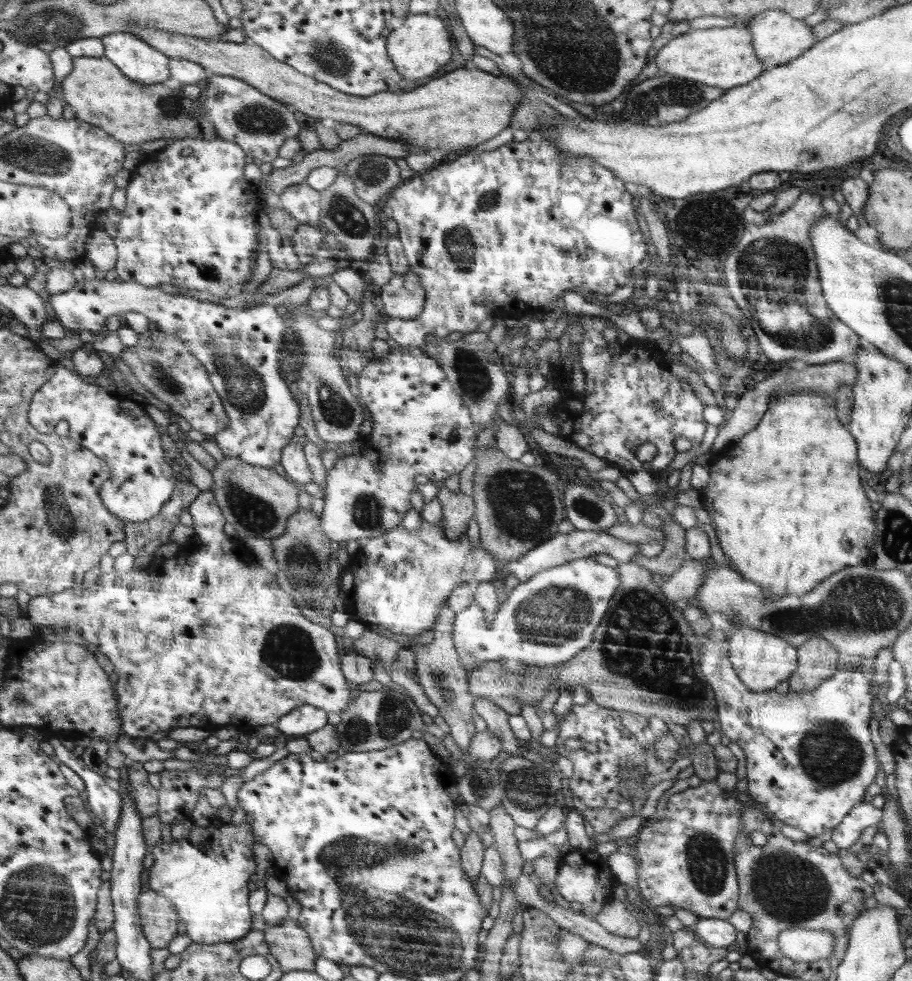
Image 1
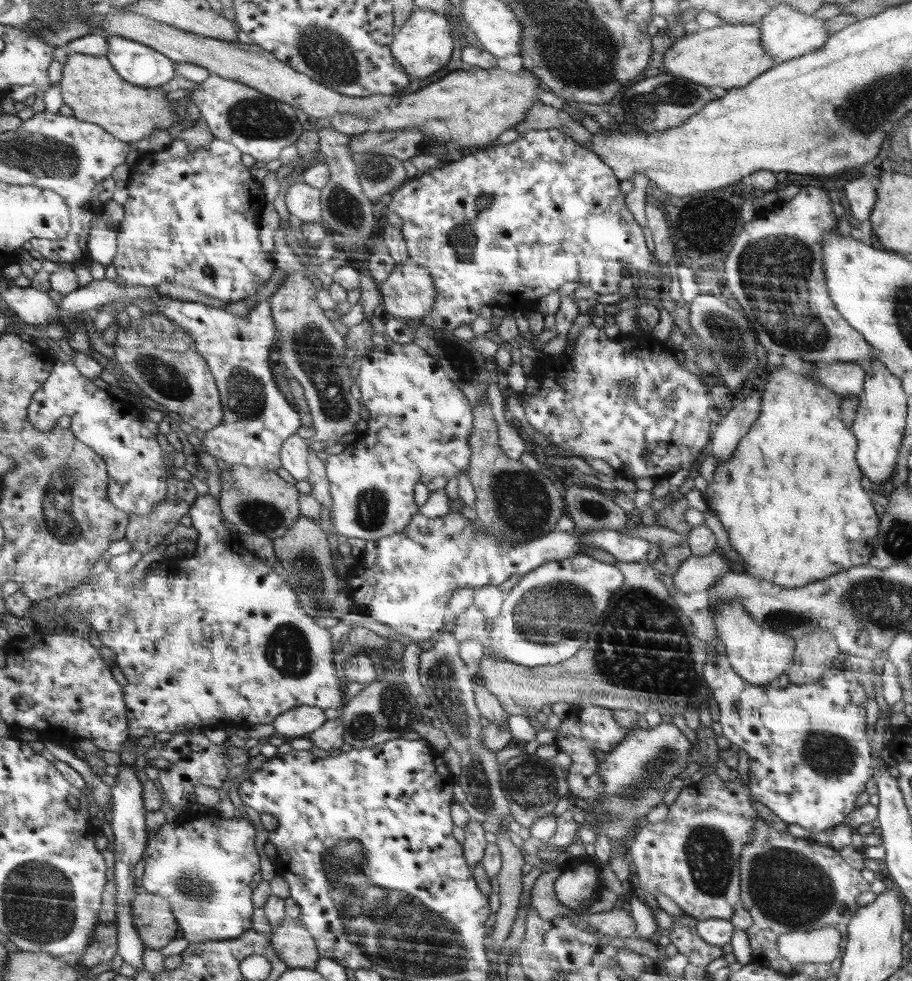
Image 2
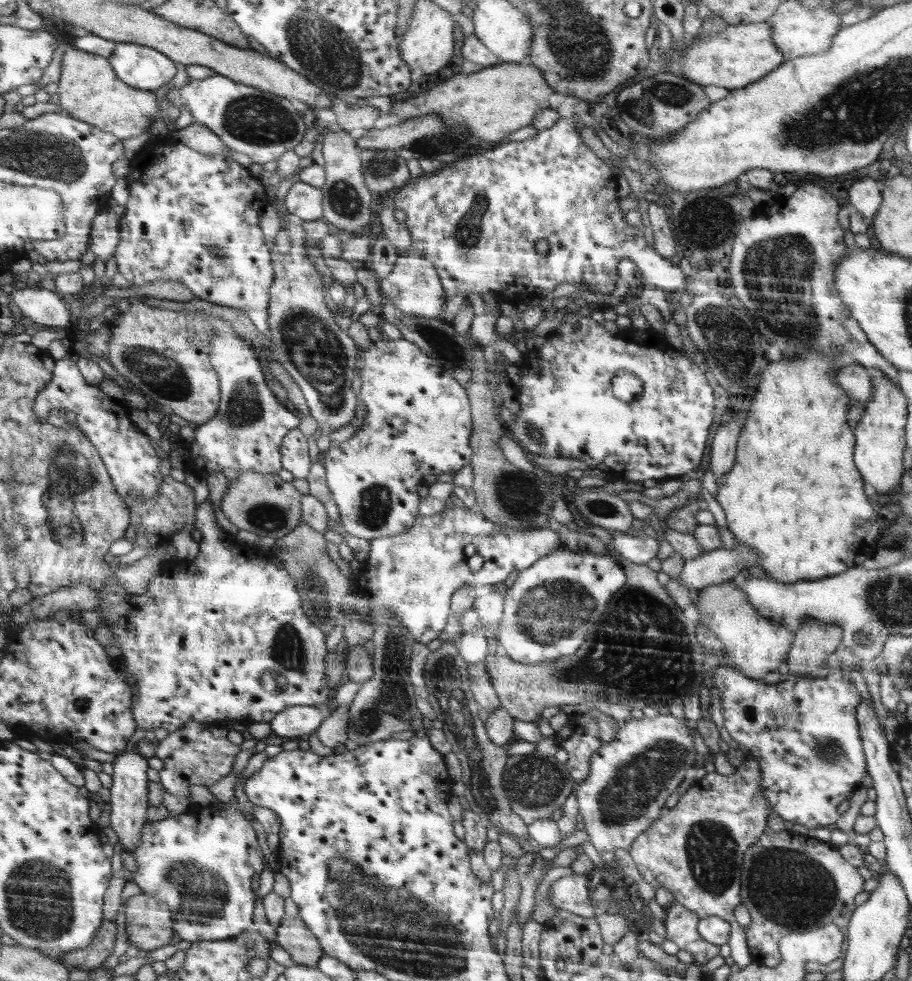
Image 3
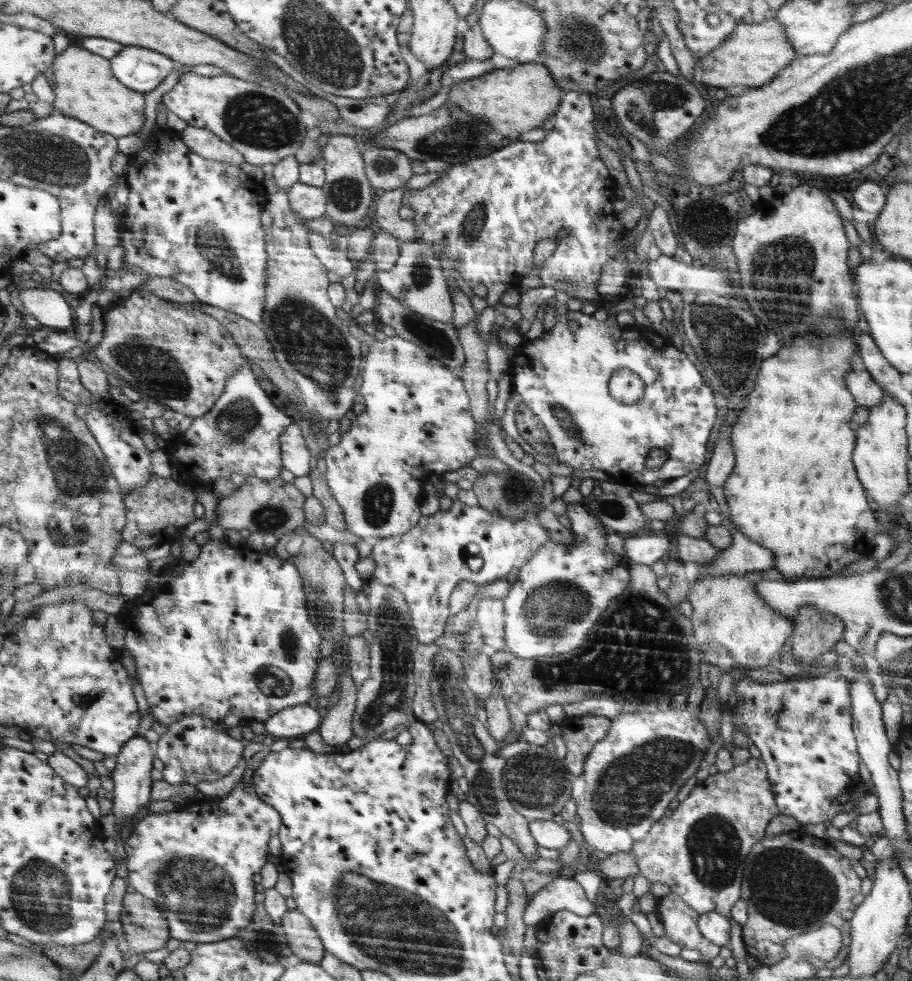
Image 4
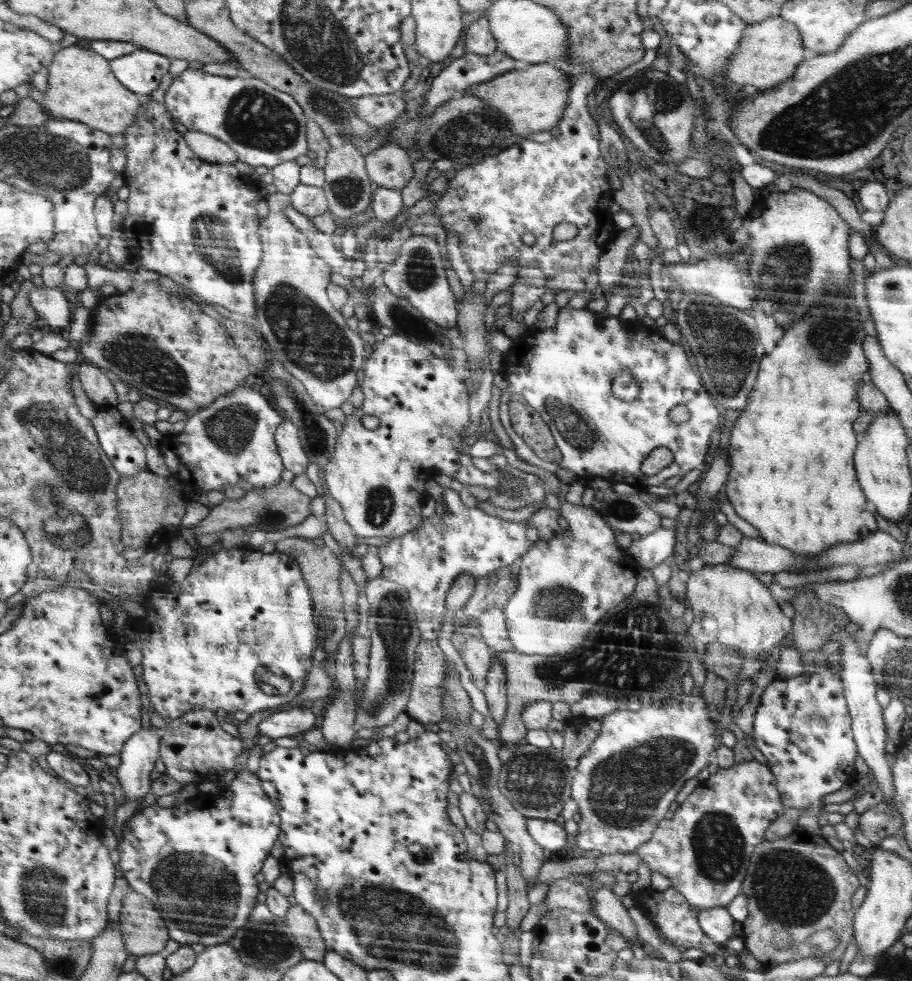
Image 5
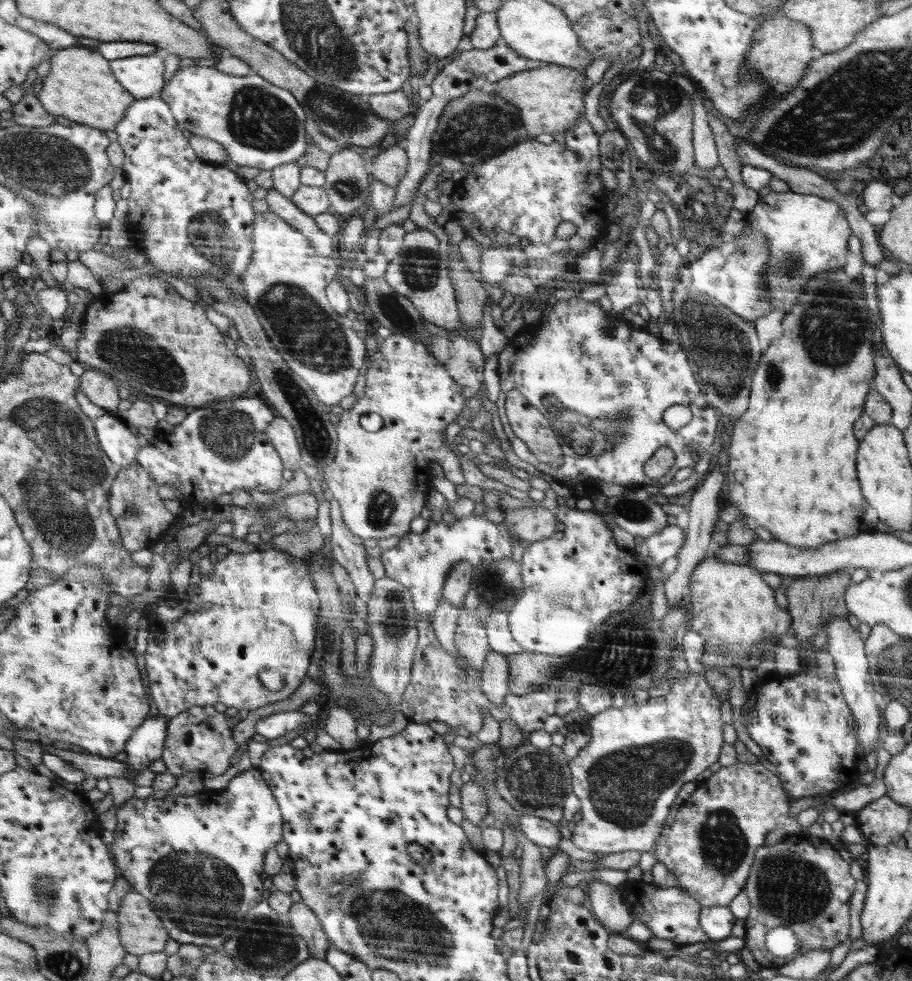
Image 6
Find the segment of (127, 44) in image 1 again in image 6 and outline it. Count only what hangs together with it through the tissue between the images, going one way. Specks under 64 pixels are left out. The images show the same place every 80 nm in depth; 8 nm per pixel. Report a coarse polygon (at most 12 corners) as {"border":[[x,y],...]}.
{"border":[[165,54],[111,60],[114,74],[138,98],[161,95]]}

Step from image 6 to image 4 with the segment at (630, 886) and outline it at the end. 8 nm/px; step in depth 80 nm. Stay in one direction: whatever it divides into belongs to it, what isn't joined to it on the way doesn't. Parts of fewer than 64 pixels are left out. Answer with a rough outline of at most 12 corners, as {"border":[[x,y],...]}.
{"border":[[675,892],[657,902],[664,937],[682,949],[698,950],[701,962],[721,946],[702,936],[700,913]]}

